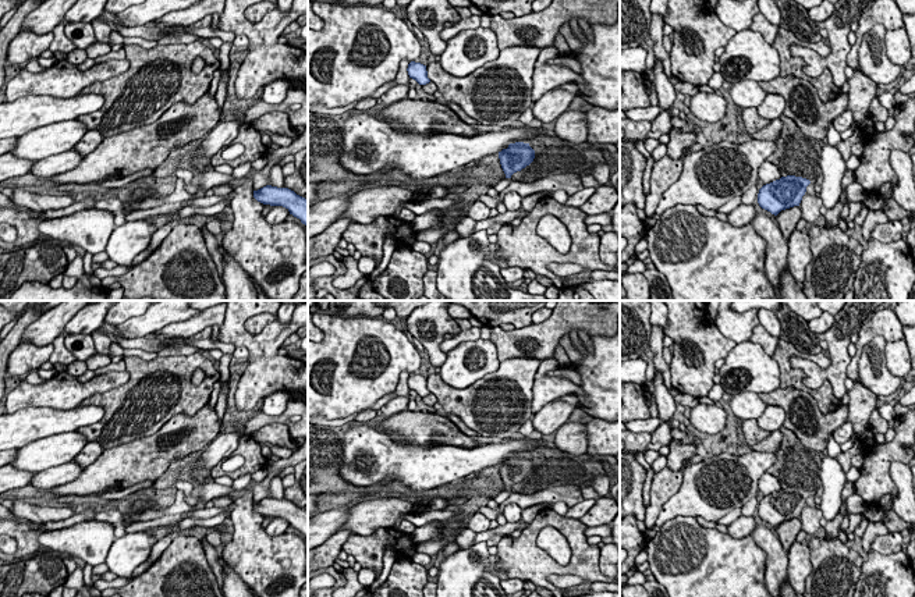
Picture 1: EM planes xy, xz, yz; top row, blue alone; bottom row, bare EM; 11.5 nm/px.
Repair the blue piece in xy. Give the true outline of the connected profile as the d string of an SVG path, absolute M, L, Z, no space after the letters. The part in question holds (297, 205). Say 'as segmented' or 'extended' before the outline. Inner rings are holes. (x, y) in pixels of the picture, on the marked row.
as segmented; M266 185L258 191L253 191L253 198L270 206L283 206L290 214L299 218L302 224L308 227L308 200L288 188L277 188Z

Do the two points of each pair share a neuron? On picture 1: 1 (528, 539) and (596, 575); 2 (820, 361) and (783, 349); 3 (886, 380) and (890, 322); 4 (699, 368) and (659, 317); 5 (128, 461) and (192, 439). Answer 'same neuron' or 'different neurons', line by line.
1: same neuron
2: same neuron
3: different neurons
4: different neurons
5: same neuron

